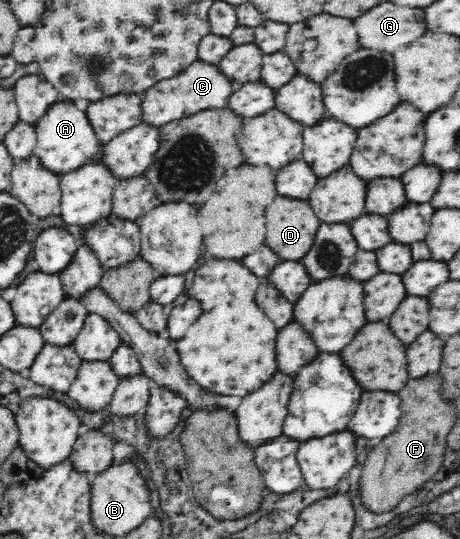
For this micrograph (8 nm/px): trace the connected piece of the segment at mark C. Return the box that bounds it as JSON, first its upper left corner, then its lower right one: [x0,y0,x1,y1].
[142,60,232,126]

